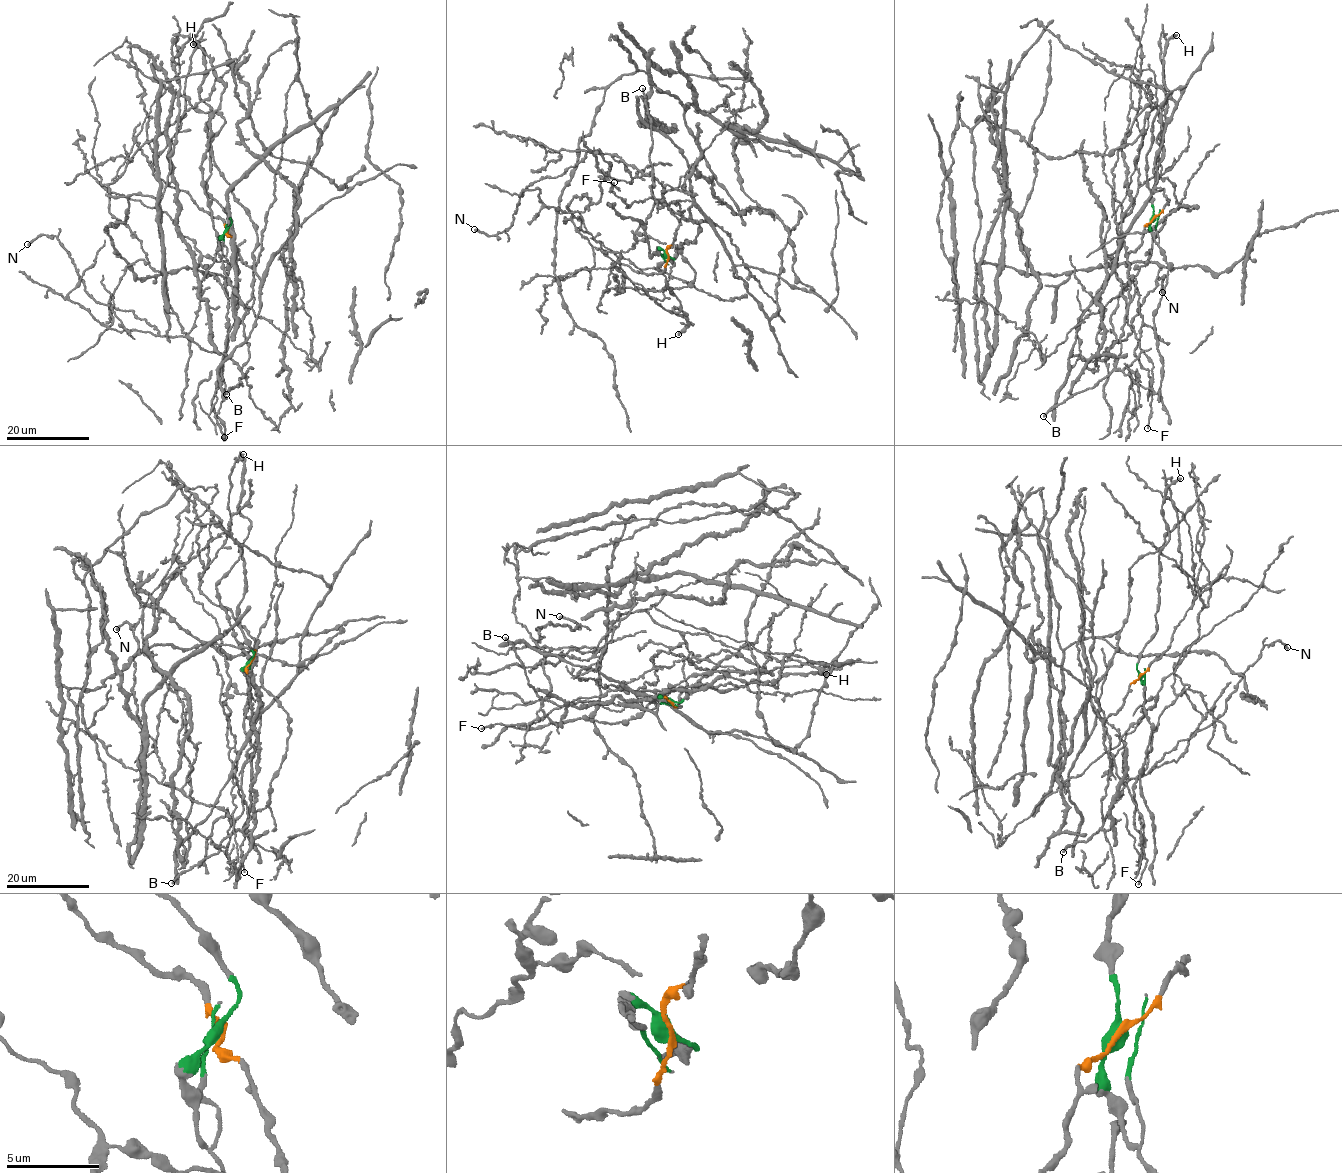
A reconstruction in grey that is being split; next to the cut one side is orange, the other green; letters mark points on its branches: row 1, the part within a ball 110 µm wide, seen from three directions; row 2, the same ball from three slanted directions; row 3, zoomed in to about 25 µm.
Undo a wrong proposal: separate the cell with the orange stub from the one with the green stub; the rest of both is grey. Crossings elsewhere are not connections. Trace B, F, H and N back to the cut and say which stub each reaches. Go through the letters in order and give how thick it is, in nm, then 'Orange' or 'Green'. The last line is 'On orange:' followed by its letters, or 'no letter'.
B: Thickness 260 nm. Orange
F: Thickness 240 nm. Orange
H: Thickness 380 nm. Green
N: Thickness 380 nm. Orange
On orange: B, F, N

